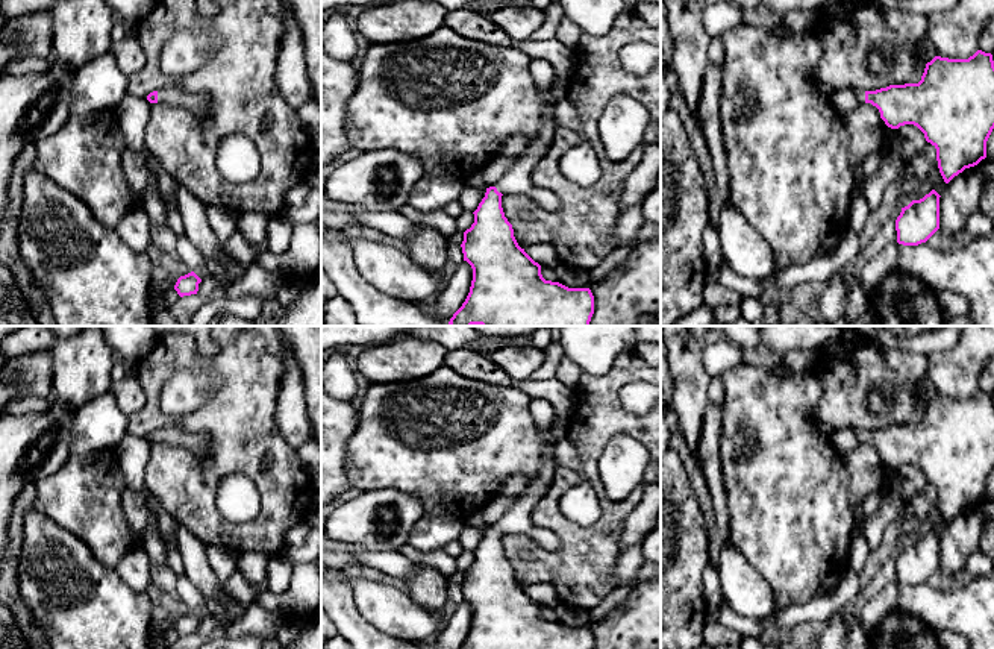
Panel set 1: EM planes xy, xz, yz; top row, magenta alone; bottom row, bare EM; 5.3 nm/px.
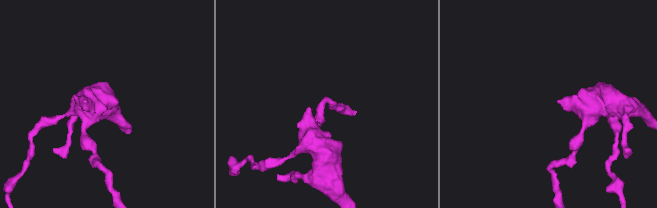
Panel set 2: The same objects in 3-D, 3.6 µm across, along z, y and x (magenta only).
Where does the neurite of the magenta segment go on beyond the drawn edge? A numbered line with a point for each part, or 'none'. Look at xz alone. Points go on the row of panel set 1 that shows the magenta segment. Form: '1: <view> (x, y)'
1: xz (517, 178)

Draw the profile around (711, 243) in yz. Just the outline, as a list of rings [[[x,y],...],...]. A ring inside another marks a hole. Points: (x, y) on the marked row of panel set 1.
[[[712,223],[703,232],[703,255],[709,271],[715,271],[724,262],[718,227]]]

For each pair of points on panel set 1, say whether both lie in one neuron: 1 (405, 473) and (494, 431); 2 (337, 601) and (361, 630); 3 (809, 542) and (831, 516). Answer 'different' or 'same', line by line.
1: same
2: same
3: same

